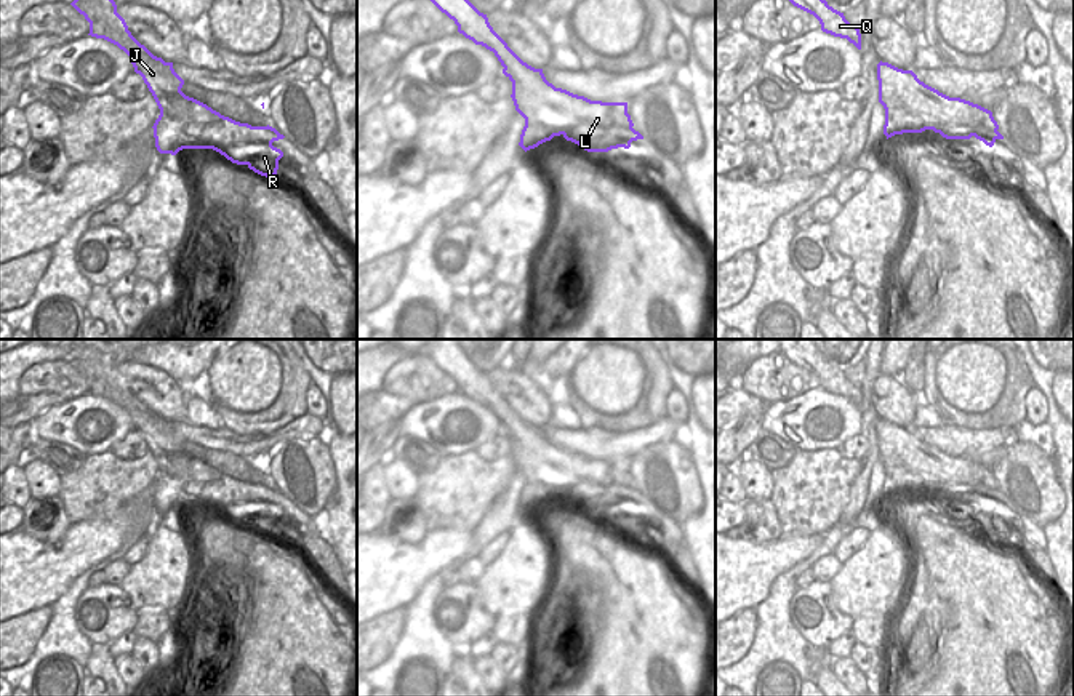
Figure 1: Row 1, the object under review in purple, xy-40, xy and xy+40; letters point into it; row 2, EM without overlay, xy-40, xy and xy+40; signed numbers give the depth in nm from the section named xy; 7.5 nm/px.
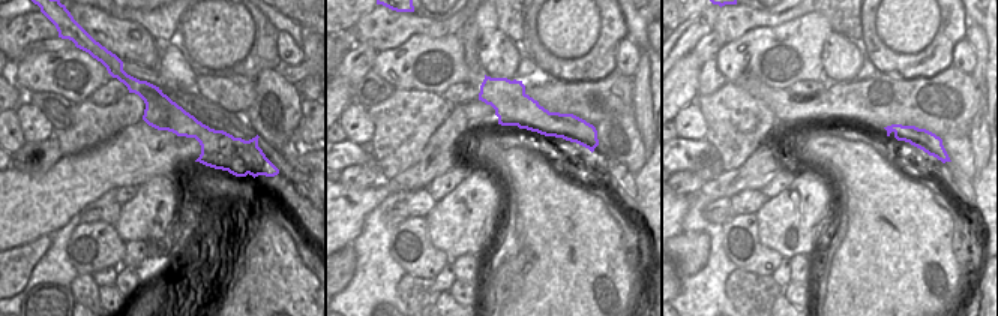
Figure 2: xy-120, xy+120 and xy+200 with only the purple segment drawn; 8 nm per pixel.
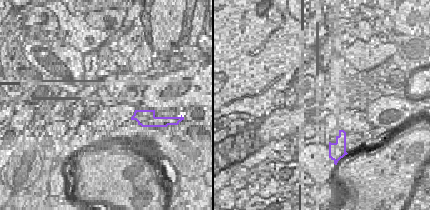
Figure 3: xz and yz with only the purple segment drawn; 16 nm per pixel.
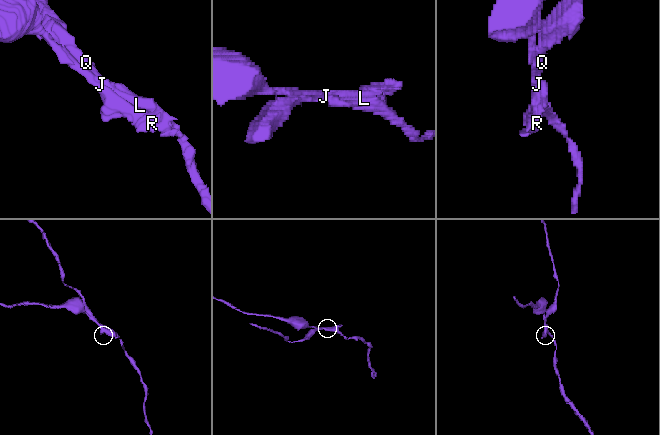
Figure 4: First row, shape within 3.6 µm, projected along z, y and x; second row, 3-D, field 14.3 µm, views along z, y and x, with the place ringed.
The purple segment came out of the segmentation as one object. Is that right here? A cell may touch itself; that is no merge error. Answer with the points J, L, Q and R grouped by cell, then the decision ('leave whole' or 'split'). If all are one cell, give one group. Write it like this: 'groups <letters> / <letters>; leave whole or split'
groups J R / L Q; split

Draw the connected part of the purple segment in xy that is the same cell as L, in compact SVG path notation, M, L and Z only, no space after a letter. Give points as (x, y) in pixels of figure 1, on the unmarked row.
M424 339L424 354L458 384L458 390L475 403L491 408L503 426L511 429L509 438L520 442L528 454L557 469L595 482L599 485L632 486L627 461L591 459L567 448L555 446L543 432L523 421L493 389L487 373L480 371L463 352L458 339Z

